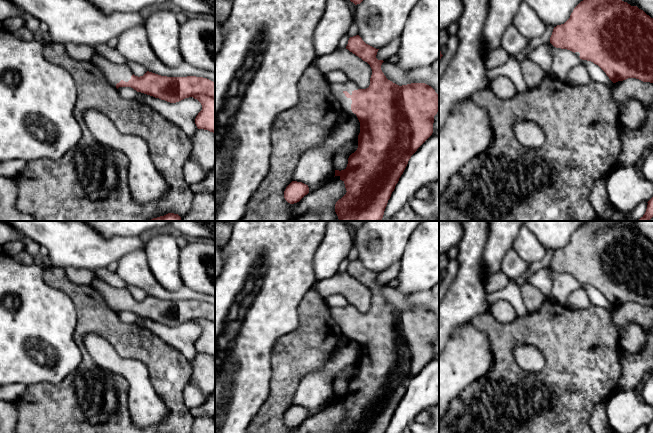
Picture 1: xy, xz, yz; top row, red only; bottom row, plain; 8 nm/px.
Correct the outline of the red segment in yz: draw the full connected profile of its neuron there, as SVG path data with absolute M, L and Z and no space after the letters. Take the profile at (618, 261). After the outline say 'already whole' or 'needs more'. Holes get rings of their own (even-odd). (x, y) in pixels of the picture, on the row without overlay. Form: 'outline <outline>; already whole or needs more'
outline M586 221L564 248L554 251L550 267L579 276L580 283L598 289L613 307L628 302L653 307L653 242L618 221Z; already whole

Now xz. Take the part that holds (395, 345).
outline M359 259L349 262L346 273L367 286L372 299L366 313L359 313L349 303L345 307L330 307L343 337L356 340L360 346L357 374L349 380L344 394L335 394L347 415L335 433L385 433L409 383L433 357L439 319L425 307L399 310L388 304L381 294L384 285L376 282L379 273L366 268Z; needs more

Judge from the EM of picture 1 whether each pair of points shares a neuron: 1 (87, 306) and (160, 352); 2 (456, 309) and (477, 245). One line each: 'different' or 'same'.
1: same
2: same

